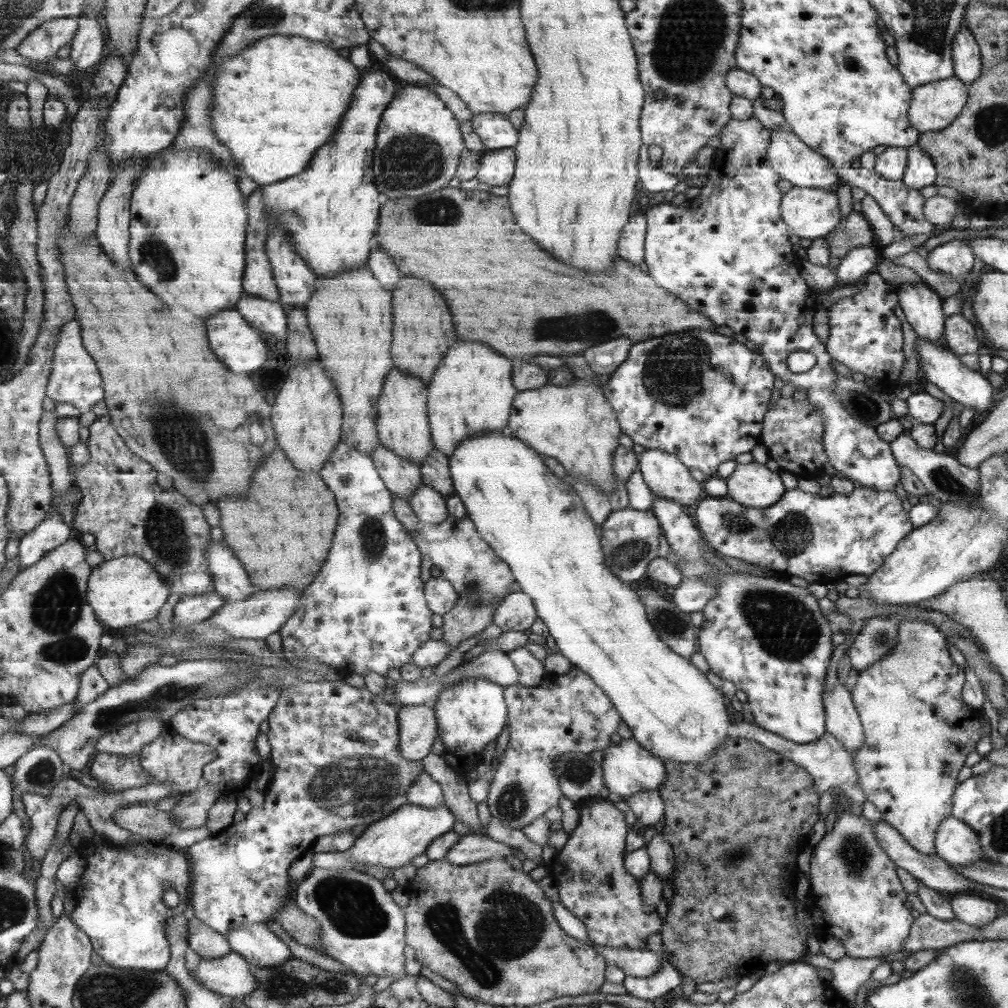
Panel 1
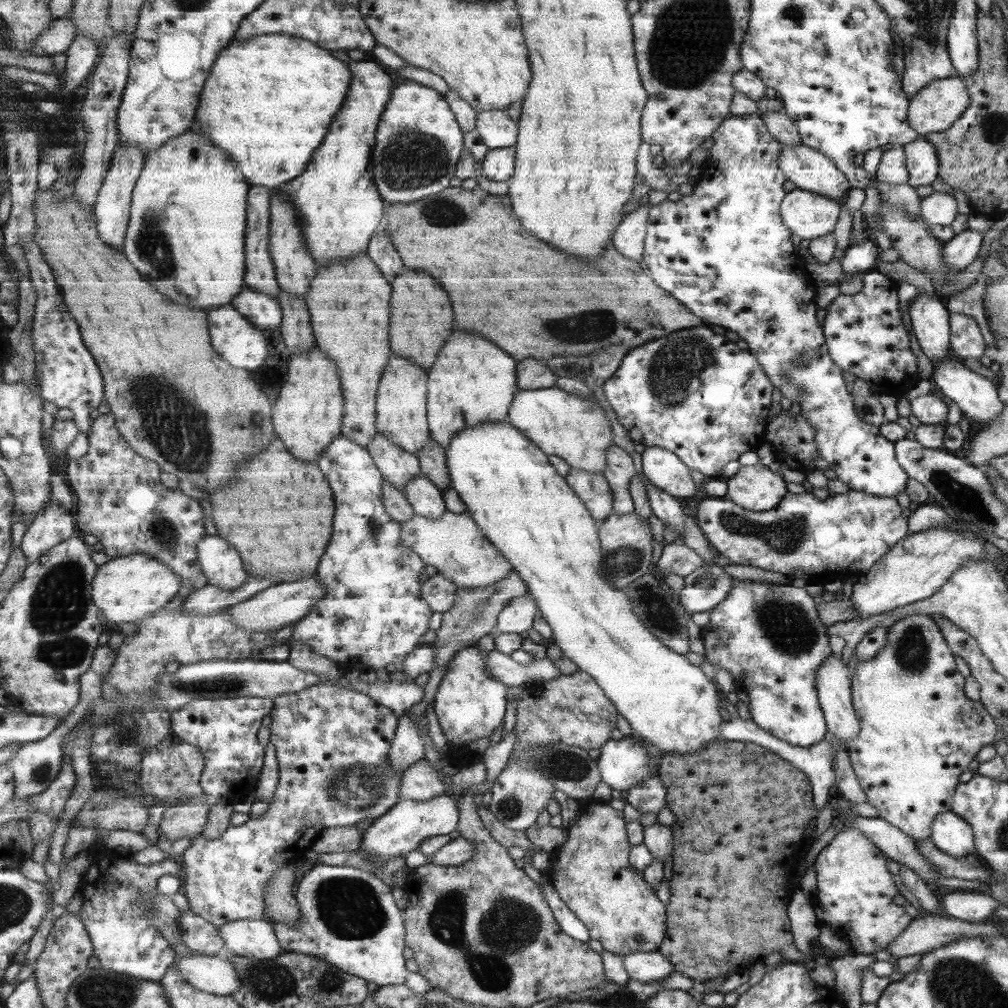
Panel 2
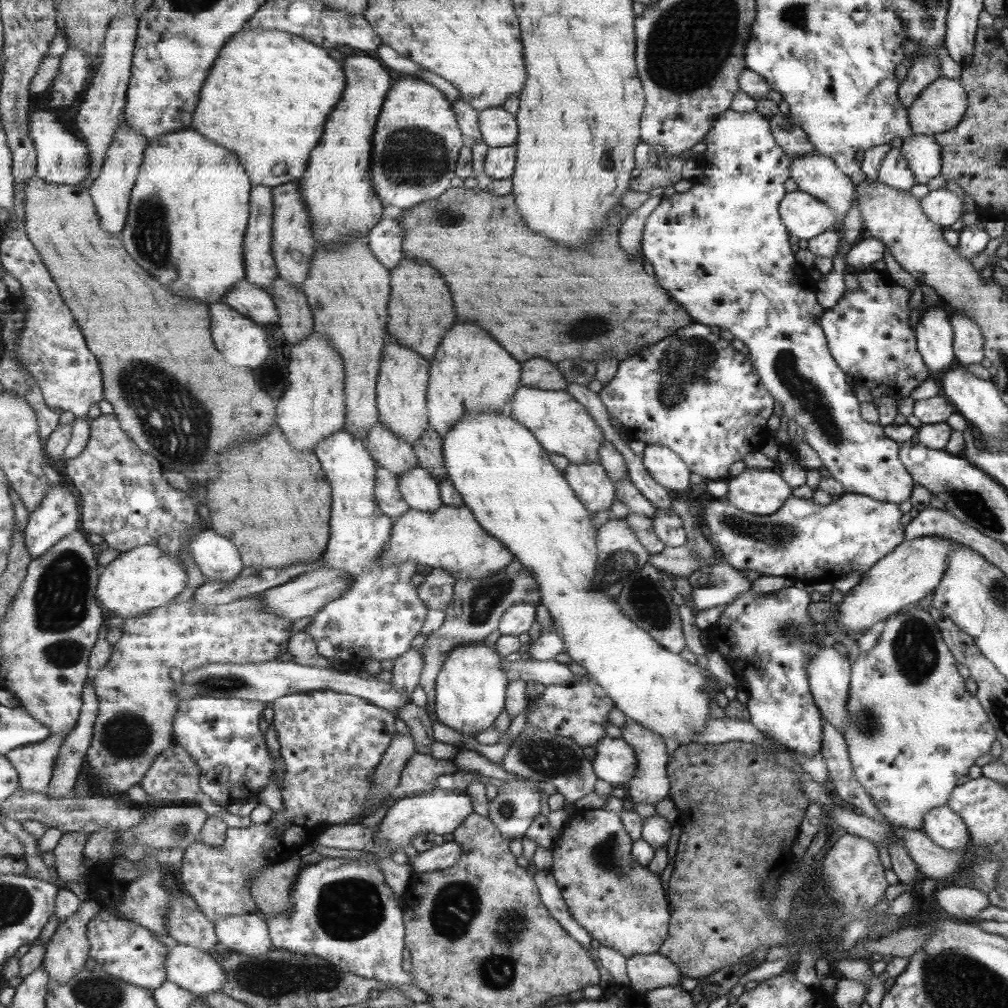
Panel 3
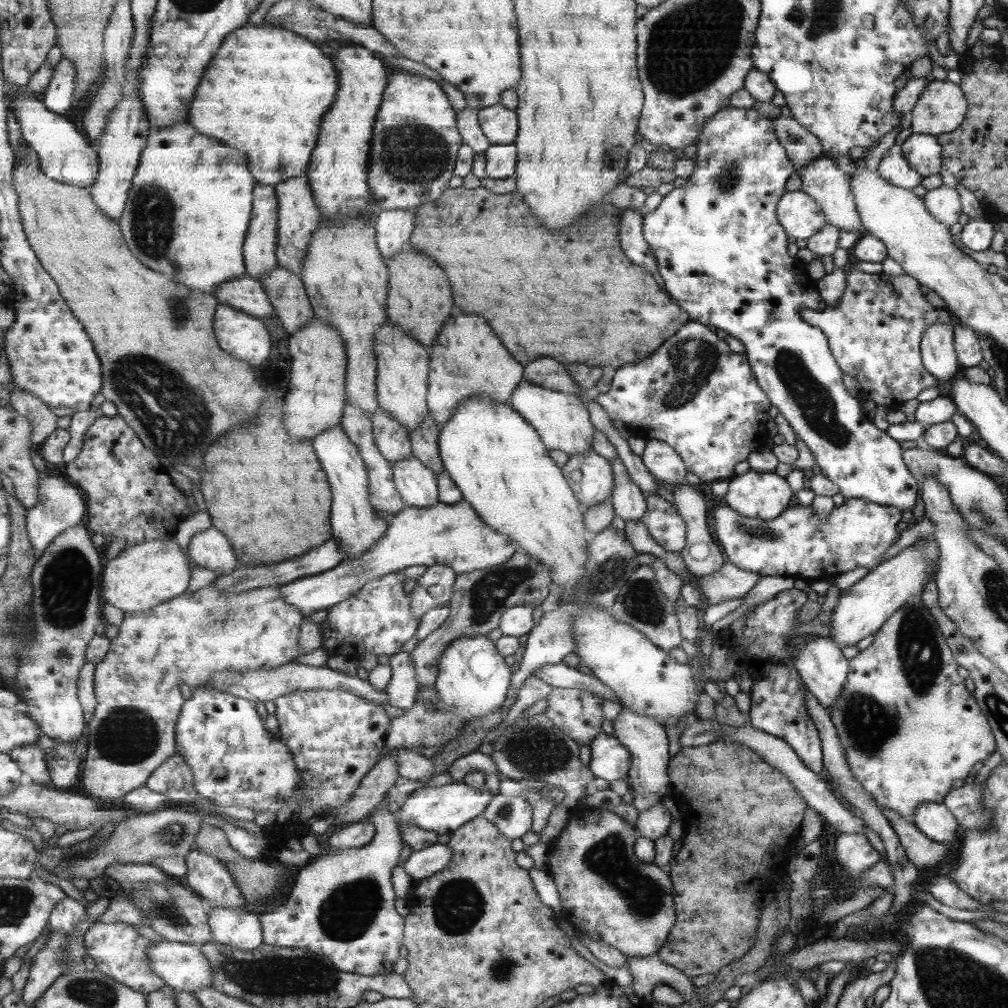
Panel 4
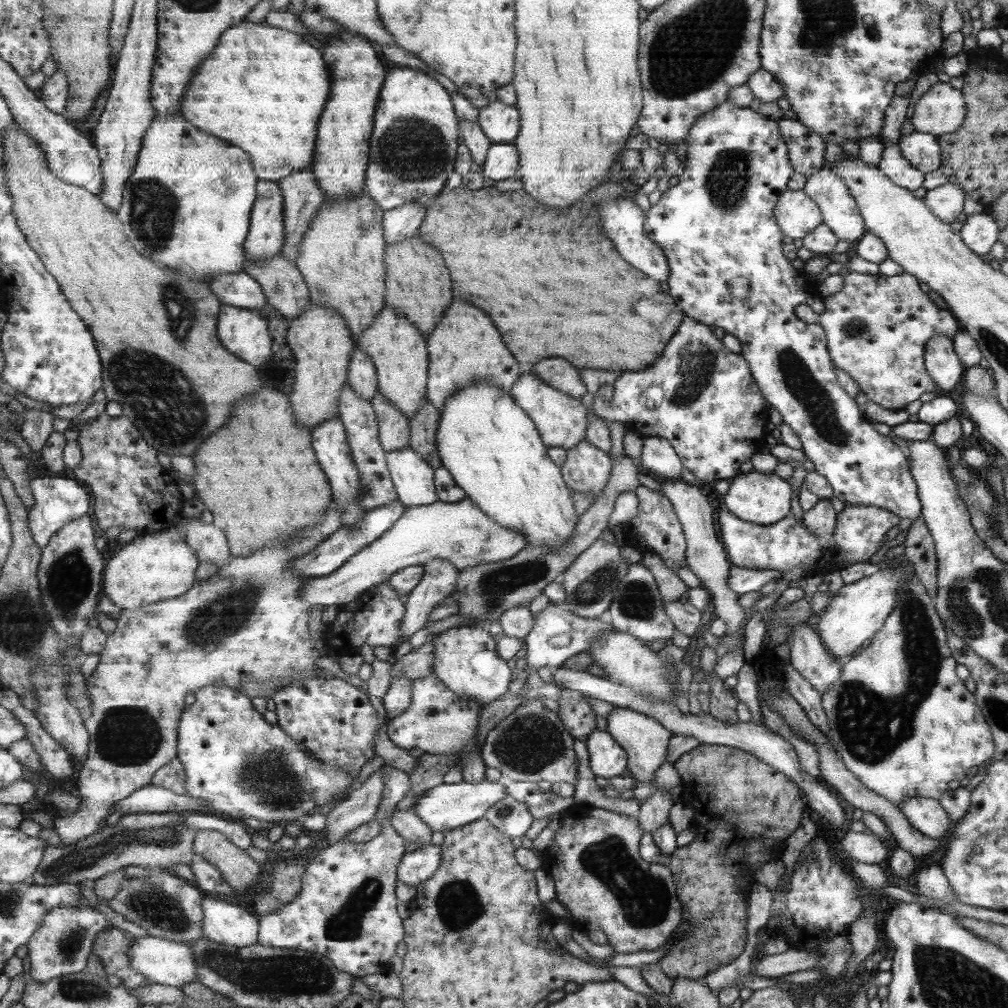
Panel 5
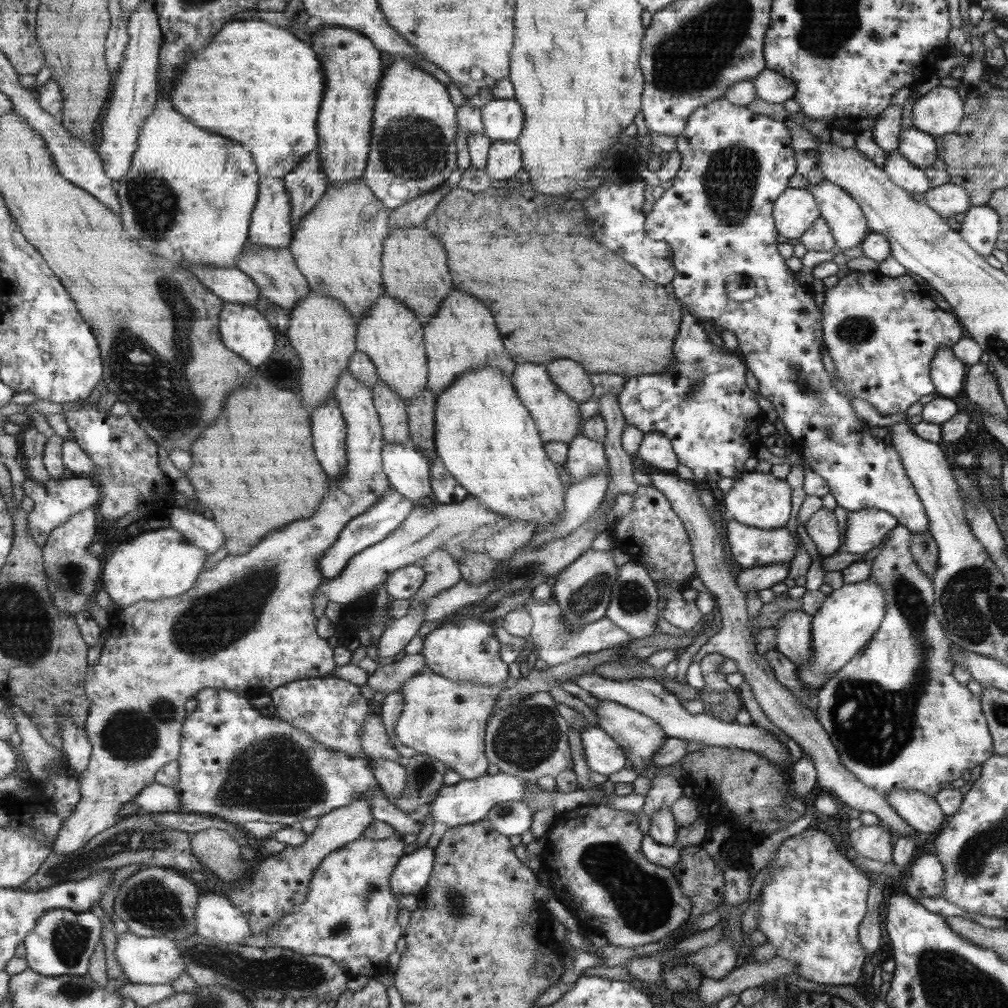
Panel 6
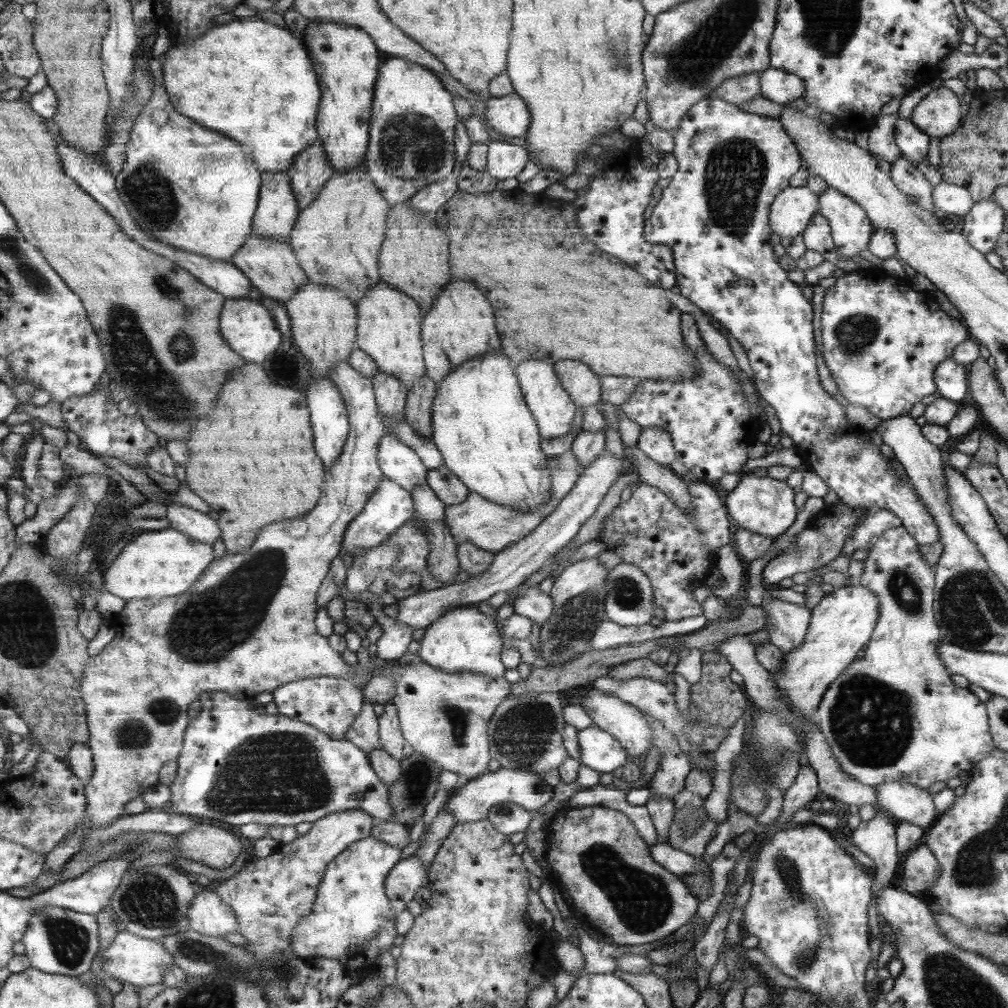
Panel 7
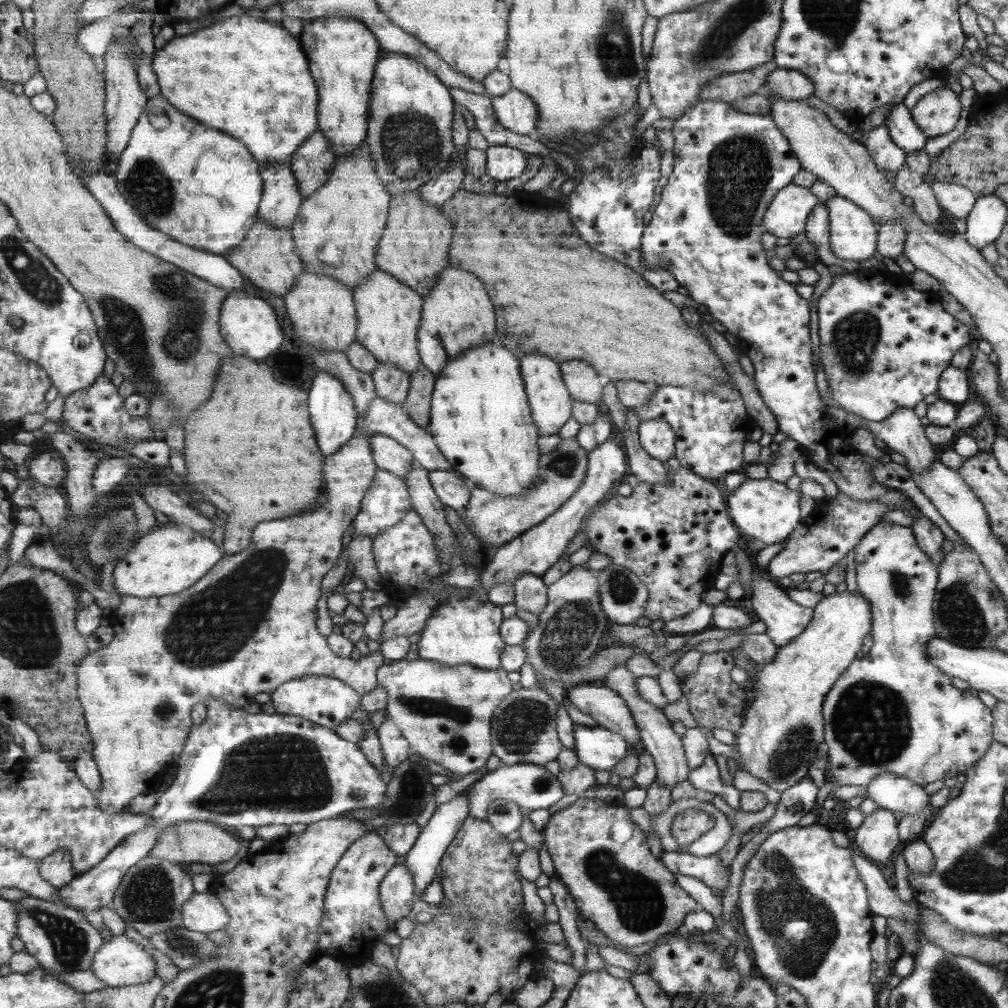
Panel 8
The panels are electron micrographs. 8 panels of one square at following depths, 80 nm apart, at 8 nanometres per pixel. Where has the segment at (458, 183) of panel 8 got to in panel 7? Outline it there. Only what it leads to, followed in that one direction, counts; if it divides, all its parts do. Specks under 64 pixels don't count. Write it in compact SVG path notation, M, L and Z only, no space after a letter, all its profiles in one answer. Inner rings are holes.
M453 178L437 181L420 190L410 202L416 212L436 215L438 210L441 210L458 190L457 180Z

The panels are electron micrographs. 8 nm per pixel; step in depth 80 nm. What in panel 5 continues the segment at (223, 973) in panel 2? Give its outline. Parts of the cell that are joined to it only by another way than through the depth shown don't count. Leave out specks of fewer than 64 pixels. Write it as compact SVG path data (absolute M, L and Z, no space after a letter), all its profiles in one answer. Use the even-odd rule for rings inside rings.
M155 935L134 938L131 950L132 965L136 971L150 978L153 983L183 988L198 981L198 965L196 954L188 943L175 942Z

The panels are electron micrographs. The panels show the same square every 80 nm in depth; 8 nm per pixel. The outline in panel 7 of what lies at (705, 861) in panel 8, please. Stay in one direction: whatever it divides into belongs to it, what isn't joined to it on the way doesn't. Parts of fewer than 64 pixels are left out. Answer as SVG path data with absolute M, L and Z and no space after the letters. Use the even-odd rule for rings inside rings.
M658 841L648 845L648 848L653 860L671 874L676 876L686 875L699 869L693 856L679 850L673 850L672 846L667 842Z

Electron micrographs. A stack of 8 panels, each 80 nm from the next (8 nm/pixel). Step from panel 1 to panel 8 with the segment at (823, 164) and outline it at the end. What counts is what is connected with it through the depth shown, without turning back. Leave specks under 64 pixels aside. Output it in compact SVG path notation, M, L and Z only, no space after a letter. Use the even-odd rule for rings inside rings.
M833 195L823 202L828 216L829 250L837 260L847 262L866 262L870 257L877 257L877 234L879 226L867 211L861 210L849 199Z

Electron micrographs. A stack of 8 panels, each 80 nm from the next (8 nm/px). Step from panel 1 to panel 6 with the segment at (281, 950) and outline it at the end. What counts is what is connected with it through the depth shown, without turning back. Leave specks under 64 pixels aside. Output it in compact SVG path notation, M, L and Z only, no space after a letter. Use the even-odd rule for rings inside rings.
M220 892L200 896L196 919L196 933L205 938L241 945L252 936L252 926L245 913Z

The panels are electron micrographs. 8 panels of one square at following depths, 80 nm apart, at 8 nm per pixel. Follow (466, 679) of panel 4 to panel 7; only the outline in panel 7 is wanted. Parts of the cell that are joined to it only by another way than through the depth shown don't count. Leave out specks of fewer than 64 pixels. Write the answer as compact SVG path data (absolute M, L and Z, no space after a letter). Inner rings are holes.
M477 605L459 606L450 610L425 630L419 643L421 648L416 658L449 674L474 672L499 678L506 670L504 663L499 660L501 638L497 634L495 619L481 613Z

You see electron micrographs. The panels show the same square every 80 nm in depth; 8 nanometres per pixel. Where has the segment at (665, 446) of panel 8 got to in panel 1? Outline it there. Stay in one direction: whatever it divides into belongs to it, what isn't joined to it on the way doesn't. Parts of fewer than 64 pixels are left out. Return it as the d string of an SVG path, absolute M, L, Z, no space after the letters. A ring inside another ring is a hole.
M645 449L637 455L639 472L653 496L667 498L681 506L699 500L701 486L695 482L684 463L668 451Z

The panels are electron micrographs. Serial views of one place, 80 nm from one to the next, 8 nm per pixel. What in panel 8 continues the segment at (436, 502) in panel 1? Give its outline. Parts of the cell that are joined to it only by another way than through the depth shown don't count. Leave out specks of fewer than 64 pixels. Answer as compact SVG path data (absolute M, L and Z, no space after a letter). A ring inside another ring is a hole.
M377 433L372 440L372 449L378 468L405 478L416 466L413 452L394 438Z

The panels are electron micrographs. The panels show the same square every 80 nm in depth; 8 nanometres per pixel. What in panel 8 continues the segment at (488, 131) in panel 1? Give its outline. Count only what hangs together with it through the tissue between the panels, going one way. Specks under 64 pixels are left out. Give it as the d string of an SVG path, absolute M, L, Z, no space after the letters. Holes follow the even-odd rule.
M513 87L499 96L491 97L497 122L508 132L533 135L538 112L531 98Z

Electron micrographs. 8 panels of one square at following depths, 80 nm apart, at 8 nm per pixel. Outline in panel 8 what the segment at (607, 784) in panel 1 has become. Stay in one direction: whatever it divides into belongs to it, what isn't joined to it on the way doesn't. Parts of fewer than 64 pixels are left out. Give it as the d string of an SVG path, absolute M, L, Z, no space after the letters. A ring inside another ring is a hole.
M574 726L573 751L578 763L595 770L613 770L627 754L627 743L605 728Z

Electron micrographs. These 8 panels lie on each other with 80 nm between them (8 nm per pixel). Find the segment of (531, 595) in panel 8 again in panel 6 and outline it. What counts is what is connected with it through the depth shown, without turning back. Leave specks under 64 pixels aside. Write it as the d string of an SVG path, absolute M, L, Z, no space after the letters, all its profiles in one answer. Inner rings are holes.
M529 597L523 608L529 613L532 620L532 627L528 635L535 642L536 655L533 652L533 656L543 660L548 667L557 666L580 654L615 648L615 646L621 646L633 639L605 616L601 617L599 621L584 624L578 631L568 629L562 617L562 611L551 597L545 601L533 601L532 597Z

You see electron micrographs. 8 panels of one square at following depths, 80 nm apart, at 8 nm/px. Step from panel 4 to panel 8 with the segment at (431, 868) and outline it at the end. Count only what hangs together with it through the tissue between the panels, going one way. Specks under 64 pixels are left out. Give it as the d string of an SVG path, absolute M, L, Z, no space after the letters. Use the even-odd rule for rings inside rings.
M404 864L396 865L381 885L381 898L392 928L413 910L417 885L412 870Z

